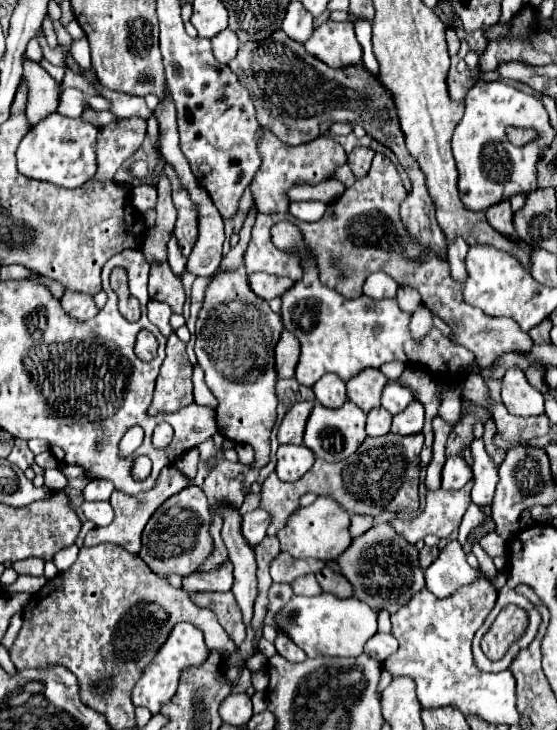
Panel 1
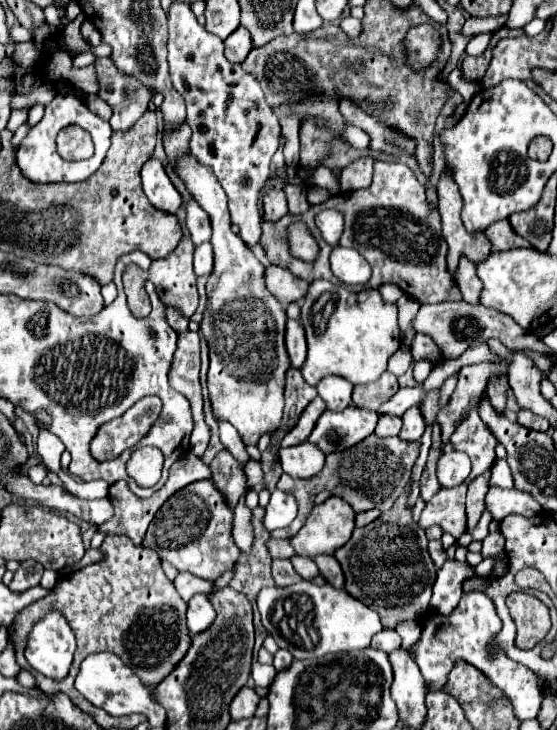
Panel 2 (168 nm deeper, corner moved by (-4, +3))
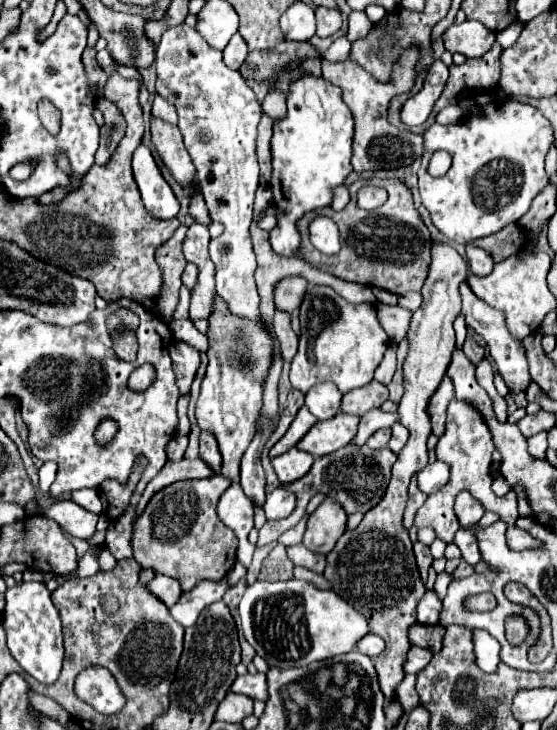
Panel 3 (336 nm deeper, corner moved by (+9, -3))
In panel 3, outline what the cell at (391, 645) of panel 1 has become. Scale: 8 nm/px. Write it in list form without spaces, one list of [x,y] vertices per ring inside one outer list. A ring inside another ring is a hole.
[[[369,632],[367,636],[363,636],[363,638],[357,642],[357,650],[363,652],[363,654],[367,654],[369,658],[379,656],[379,654],[383,652],[383,648],[385,648],[383,638],[379,638],[379,636],[373,634],[373,632]]]

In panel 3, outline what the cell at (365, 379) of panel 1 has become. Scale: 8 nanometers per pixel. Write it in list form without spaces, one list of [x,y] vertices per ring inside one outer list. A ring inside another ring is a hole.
[[[373,380],[367,386],[361,386],[357,390],[351,390],[347,394],[343,394],[340,408],[344,413],[361,417],[371,408],[381,406],[387,400],[387,396],[389,396],[387,388],[381,382]]]

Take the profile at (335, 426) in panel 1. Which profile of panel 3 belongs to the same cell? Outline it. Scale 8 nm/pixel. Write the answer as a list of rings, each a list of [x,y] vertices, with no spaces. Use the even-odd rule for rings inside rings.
[[[337,414],[331,420],[317,422],[299,442],[297,448],[313,454],[315,458],[347,446],[357,434],[359,416]]]

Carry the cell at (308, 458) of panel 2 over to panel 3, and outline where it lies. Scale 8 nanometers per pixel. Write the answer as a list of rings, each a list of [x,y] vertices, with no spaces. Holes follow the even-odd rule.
[[[293,448],[271,460],[281,484],[289,484],[289,482],[303,478],[309,472],[309,468],[313,466],[313,462],[315,458],[309,452],[303,452],[299,448]]]

